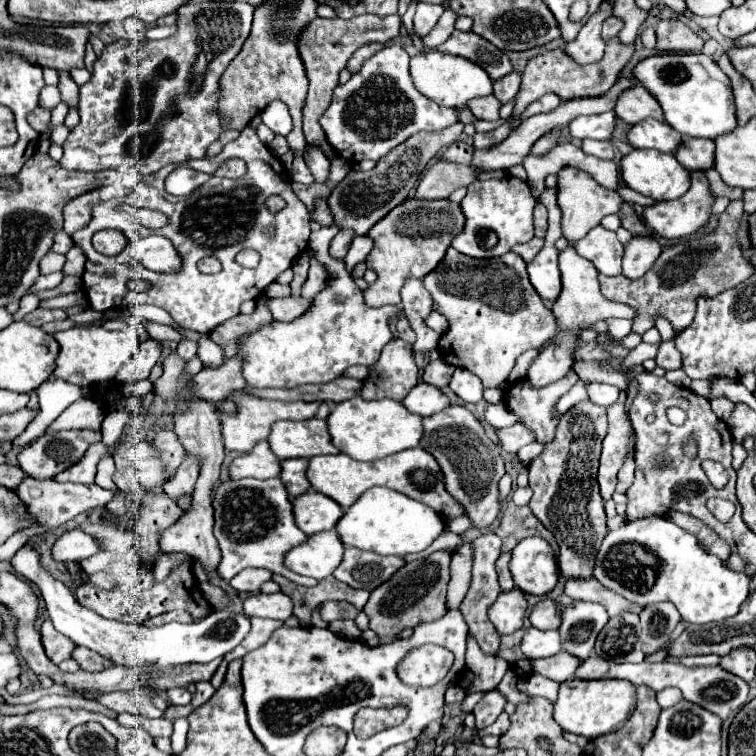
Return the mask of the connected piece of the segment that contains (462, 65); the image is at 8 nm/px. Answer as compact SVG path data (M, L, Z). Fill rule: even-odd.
M429 49L425 53L411 57L411 77L415 79L415 87L419 87L423 95L427 95L429 99L433 99L443 107L461 107L469 99L485 97L493 93L493 81L489 79L483 67L479 67L477 63L471 63L465 57L441 53L435 49Z

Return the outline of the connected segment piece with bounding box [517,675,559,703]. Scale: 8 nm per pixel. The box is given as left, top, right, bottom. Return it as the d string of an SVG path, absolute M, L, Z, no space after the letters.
M533 675L531 679L527 679L527 683L517 683L519 691L525 691L527 695L535 695L535 697L545 697L549 703L555 703L557 699L557 691L559 691L559 683L545 679L541 675Z

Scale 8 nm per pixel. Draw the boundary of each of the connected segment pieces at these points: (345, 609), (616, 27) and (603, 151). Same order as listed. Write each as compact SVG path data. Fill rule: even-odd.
M327 601L323 603L323 609L321 609L321 617L327 623L337 621L337 619L355 619L357 613L359 611L351 603L345 603L345 601Z
M609 17L609 19L605 19L605 23L603 23L601 37L607 41L607 39L611 39L611 37L617 37L617 33L619 33L621 29L623 29L623 21L617 19L617 17Z
M583 139L581 149L593 157L599 159L613 159L613 145L611 141L593 141L593 139Z

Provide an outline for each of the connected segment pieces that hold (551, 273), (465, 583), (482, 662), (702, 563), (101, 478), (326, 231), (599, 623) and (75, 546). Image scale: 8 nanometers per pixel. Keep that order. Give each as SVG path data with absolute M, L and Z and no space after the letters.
M545 188L545 191L541 193L539 201L549 209L549 229L546 231L545 243L543 251L539 251L539 255L527 265L527 273L529 273L529 279L531 279L531 285L537 289L537 293L543 297L543 299L549 299L549 301L555 301L561 293L561 271L557 267L557 257L559 257L559 251L555 249L555 241L561 237L561 209L557 205L557 189Z
M471 543L459 547L451 559L451 581L447 591L447 607L459 607L471 581Z
M473 635L467 637L465 663L467 663L467 669L475 673L475 681L469 687L469 693L475 693L475 691L483 693L483 691L489 691L491 687L497 687L499 681L503 679L505 671L509 669L509 663L505 659L483 655L483 651L479 651L479 645L473 639Z
M663 515L627 521L621 529L609 531L599 551L595 579L641 607L669 601L687 623L713 623L733 617L747 599L751 581L749 575L737 573L719 557L709 555L693 533Z
M112 456L101 459L97 466L97 474L95 483L105 489L118 491L116 485L112 481L112 475L116 470L114 459Z
M331 225L331 227L321 227L319 231L313 231L311 237L309 237L309 247L317 251L317 261L327 267L329 277L331 277L327 289L321 291L313 299L311 309L291 323L273 321L271 325L261 327L257 333L245 337L245 341L239 349L239 355L247 357L247 361L243 365L247 385L289 387L289 385L303 385L303 383L325 383L325 381L331 381L335 377L341 377L343 371L351 365L371 367L371 363L375 363L375 359L379 359L381 349L393 339L393 333L389 331L389 319L393 315L399 315L401 309L399 307L387 307L387 305L371 309L371 307L365 305L363 293L355 285L353 277L345 271L345 263L339 261L339 259L331 259L331 255L327 255L327 247L337 233L339 233L339 229L335 225Z
M575 601L563 611L559 633L563 635L563 651L587 659L593 651L599 631L609 621L607 609L601 603Z
M69 531L63 537L57 539L53 547L53 559L55 561L81 561L87 557L93 557L101 551L101 543L81 531Z

